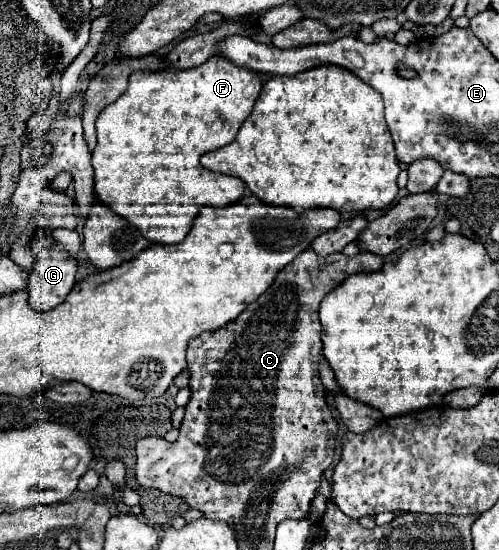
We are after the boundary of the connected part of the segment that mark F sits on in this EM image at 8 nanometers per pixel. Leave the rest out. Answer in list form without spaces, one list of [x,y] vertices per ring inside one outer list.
[[[214,55],[192,69],[168,69],[158,73],[134,71],[128,79],[128,89],[104,107],[96,121],[98,145],[96,153],[92,153],[96,195],[100,195],[104,205],[116,207],[112,211],[140,229],[152,243],[180,243],[190,231],[200,207],[226,207],[242,199],[244,191],[238,191],[240,183],[224,181],[224,175],[210,173],[200,165],[200,157],[234,141],[240,125],[252,113],[260,91],[262,81],[256,71],[238,67],[222,55]]]

